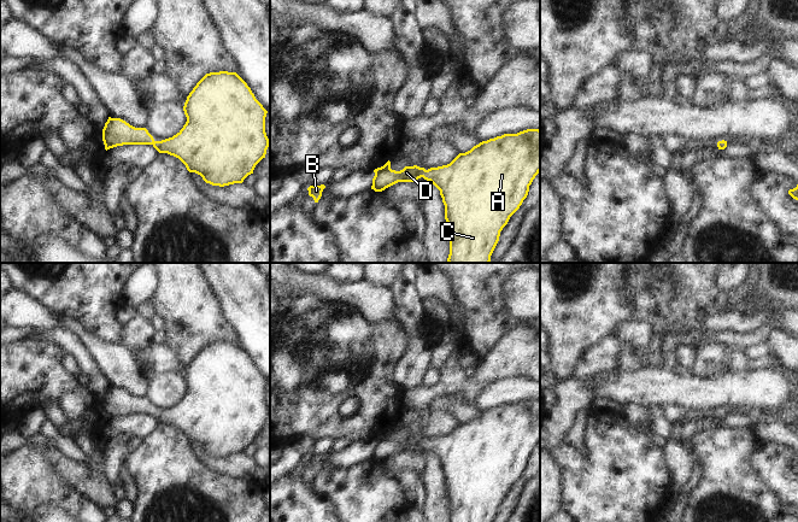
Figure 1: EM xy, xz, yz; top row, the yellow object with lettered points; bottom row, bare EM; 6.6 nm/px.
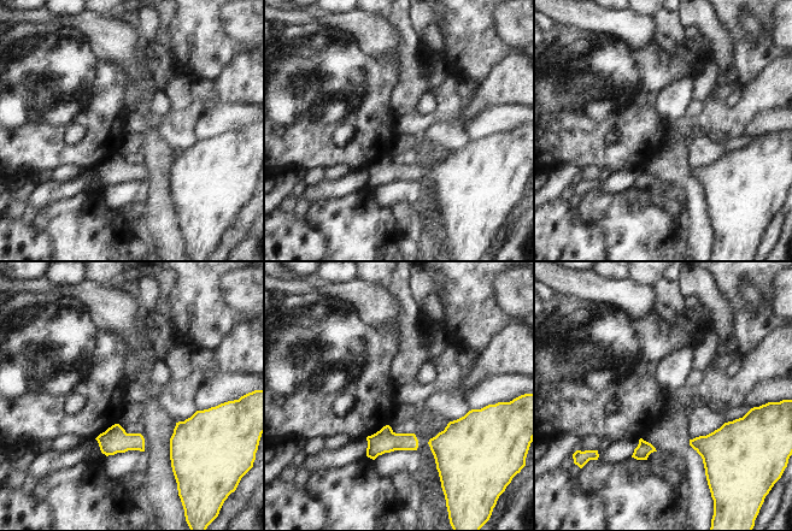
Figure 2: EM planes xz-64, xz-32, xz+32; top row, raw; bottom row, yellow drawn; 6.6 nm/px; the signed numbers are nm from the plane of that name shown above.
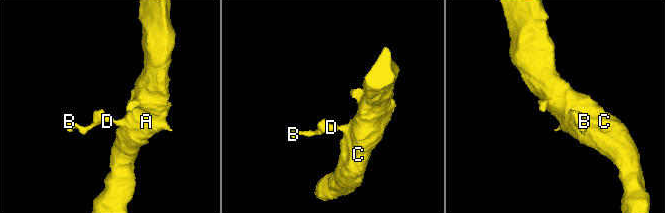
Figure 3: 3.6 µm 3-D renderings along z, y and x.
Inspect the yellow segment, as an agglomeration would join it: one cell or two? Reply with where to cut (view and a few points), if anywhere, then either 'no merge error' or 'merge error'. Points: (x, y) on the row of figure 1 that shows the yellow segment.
no cut; no merge error

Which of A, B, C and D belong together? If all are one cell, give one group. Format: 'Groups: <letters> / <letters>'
Groups: A B C D

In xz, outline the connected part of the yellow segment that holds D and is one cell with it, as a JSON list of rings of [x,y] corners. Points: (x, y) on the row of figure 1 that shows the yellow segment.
[[[527,129],[482,141],[450,164],[426,170],[417,165],[400,171],[391,169],[388,160],[374,170],[371,189],[382,192],[398,182],[416,182],[423,177],[439,190],[445,205],[450,231],[448,263],[489,263],[500,231],[527,198],[529,186],[540,172],[540,130]]]

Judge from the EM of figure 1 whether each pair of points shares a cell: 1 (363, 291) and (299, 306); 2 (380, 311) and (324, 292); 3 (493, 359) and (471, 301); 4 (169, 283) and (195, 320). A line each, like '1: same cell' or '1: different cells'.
1: different cells
2: same cell
3: different cells
4: same cell

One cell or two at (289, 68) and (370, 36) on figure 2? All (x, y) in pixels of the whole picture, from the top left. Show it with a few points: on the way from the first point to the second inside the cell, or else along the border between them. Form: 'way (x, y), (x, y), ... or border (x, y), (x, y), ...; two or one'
border (330, 27), (345, 31), (364, 53), (379, 58); two

